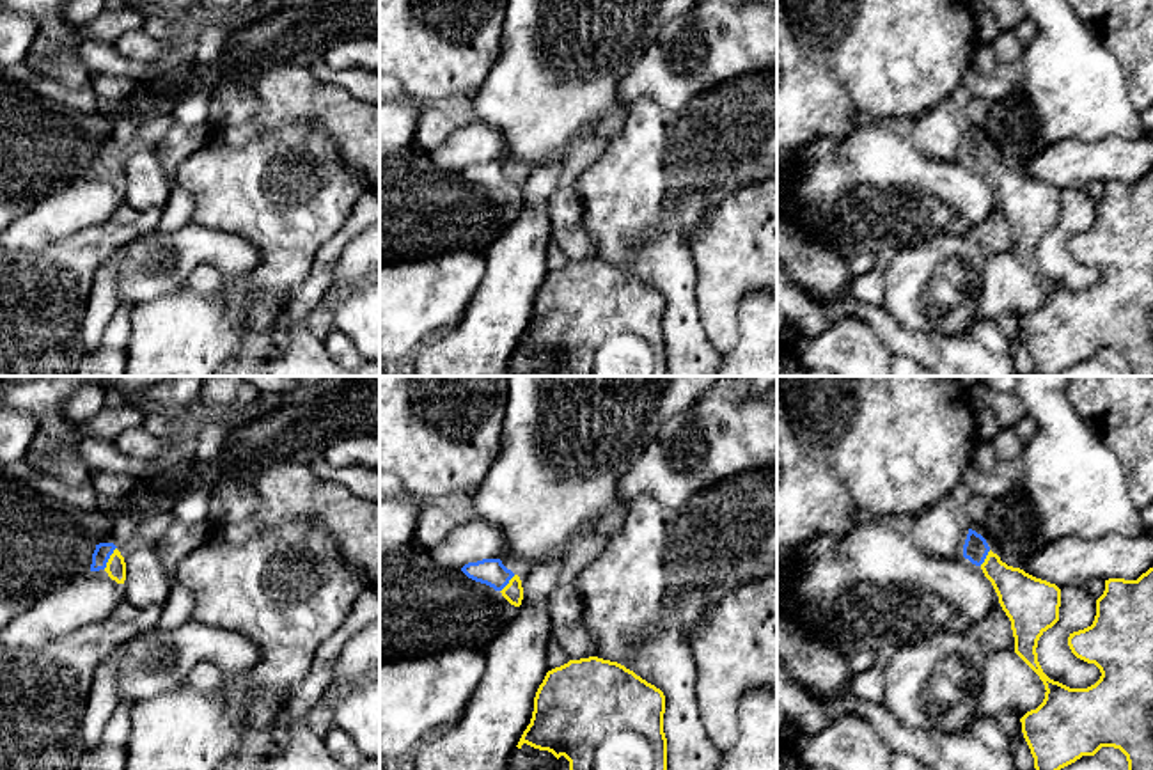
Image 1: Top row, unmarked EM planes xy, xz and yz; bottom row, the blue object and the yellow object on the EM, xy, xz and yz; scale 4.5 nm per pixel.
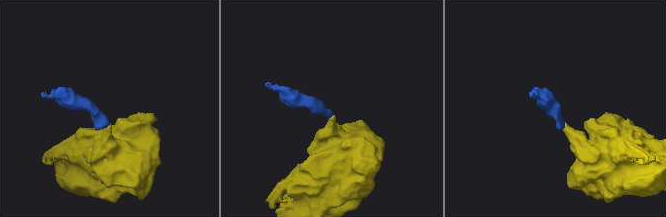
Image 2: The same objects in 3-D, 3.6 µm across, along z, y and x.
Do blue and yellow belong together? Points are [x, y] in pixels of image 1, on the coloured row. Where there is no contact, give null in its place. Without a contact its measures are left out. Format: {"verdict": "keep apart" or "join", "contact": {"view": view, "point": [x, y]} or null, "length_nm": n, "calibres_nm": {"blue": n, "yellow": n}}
{"verdict": "join", "contact": {"view": "xy", "point": [109, 557]}, "length_nm": 120, "calibres_nm": {"blue": 80, "yellow": 90}}

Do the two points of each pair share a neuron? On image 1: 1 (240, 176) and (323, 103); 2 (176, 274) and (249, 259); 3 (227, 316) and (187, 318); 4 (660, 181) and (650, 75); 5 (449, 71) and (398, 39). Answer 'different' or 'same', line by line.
1: different
2: same
3: same
4: different
5: same

